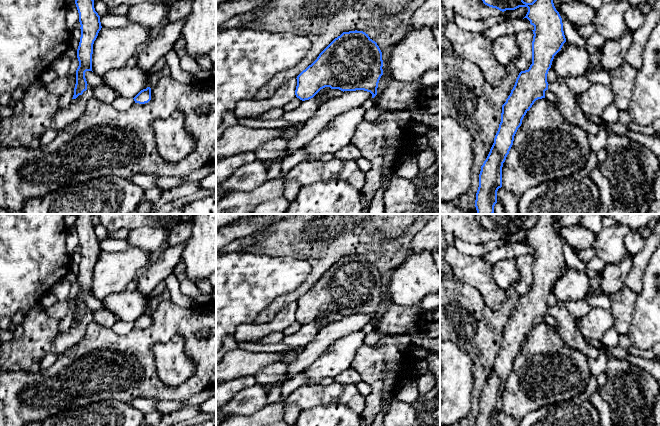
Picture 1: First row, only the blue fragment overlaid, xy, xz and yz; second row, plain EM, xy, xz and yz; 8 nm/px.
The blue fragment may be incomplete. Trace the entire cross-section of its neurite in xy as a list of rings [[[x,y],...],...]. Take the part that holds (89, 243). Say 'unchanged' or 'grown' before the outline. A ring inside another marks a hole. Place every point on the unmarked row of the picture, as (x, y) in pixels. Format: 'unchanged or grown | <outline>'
unchanged | [[[78,214],[75,228],[79,237],[81,261],[77,273],[79,290],[76,294],[76,308],[72,323],[87,314],[86,295],[92,295],[93,268],[101,254],[100,240],[95,235],[92,217],[94,214]]]

